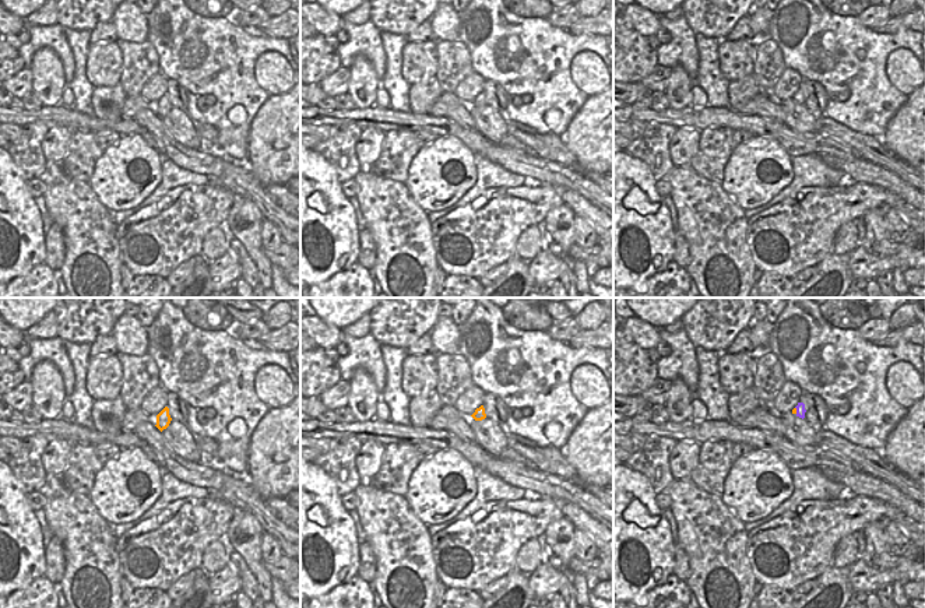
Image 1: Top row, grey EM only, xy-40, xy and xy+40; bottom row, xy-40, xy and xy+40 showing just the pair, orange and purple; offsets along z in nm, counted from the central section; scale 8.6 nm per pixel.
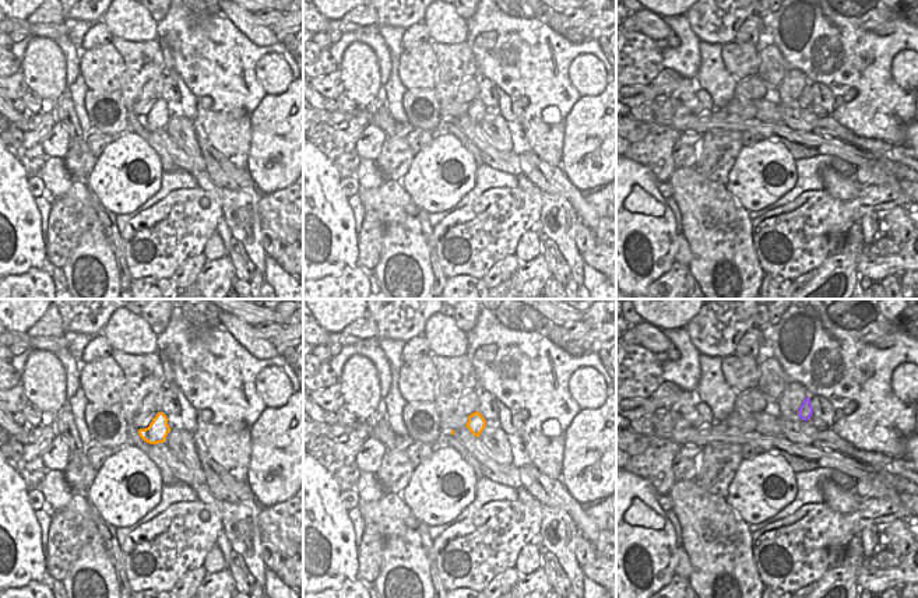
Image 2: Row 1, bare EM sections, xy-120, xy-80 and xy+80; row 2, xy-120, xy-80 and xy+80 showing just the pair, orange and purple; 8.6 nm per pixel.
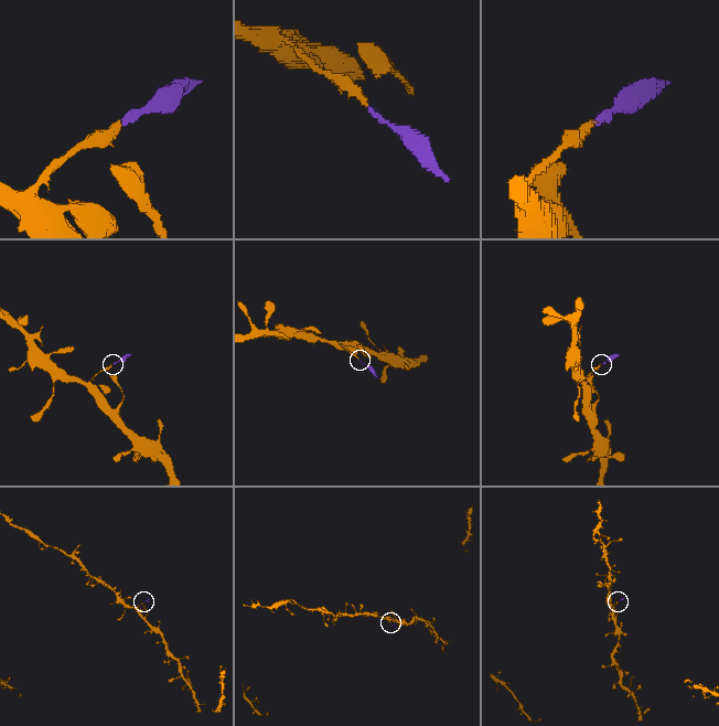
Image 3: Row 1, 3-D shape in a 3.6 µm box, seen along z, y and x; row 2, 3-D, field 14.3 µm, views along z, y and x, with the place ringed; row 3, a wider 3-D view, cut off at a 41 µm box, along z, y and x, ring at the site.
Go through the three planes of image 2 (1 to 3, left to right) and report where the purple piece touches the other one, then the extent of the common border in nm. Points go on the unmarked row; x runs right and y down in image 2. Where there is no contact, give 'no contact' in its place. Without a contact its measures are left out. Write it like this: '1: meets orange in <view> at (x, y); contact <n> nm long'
1: no contact
2: no contact
3: no contact

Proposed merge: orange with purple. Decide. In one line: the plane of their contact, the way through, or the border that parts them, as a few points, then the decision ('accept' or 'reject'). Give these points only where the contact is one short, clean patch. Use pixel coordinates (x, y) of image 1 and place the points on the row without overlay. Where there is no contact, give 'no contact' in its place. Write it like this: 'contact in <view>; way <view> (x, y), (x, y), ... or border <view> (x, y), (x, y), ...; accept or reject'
contact in xy+40; border xy+40 (795, 94), (797, 99); reject

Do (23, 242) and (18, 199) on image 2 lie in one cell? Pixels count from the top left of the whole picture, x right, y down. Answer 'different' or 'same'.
same

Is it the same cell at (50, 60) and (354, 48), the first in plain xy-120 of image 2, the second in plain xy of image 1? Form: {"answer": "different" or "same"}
{"answer": "different"}

